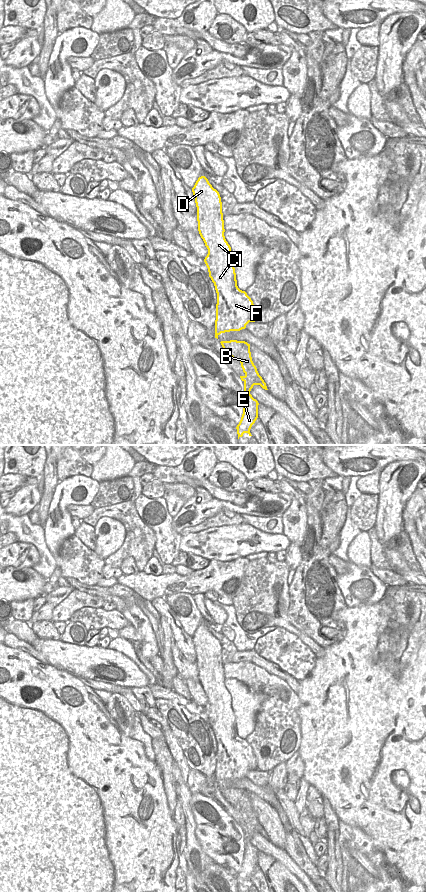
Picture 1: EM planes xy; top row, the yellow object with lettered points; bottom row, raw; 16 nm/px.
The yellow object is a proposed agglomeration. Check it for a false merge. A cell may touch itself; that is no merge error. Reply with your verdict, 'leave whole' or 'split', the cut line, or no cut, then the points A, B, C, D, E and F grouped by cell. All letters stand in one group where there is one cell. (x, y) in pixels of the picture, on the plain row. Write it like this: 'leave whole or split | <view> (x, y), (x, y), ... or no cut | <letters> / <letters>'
leave whole | no cut | A B C D E F

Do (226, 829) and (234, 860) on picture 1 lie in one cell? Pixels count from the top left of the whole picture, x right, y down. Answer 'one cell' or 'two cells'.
one cell

